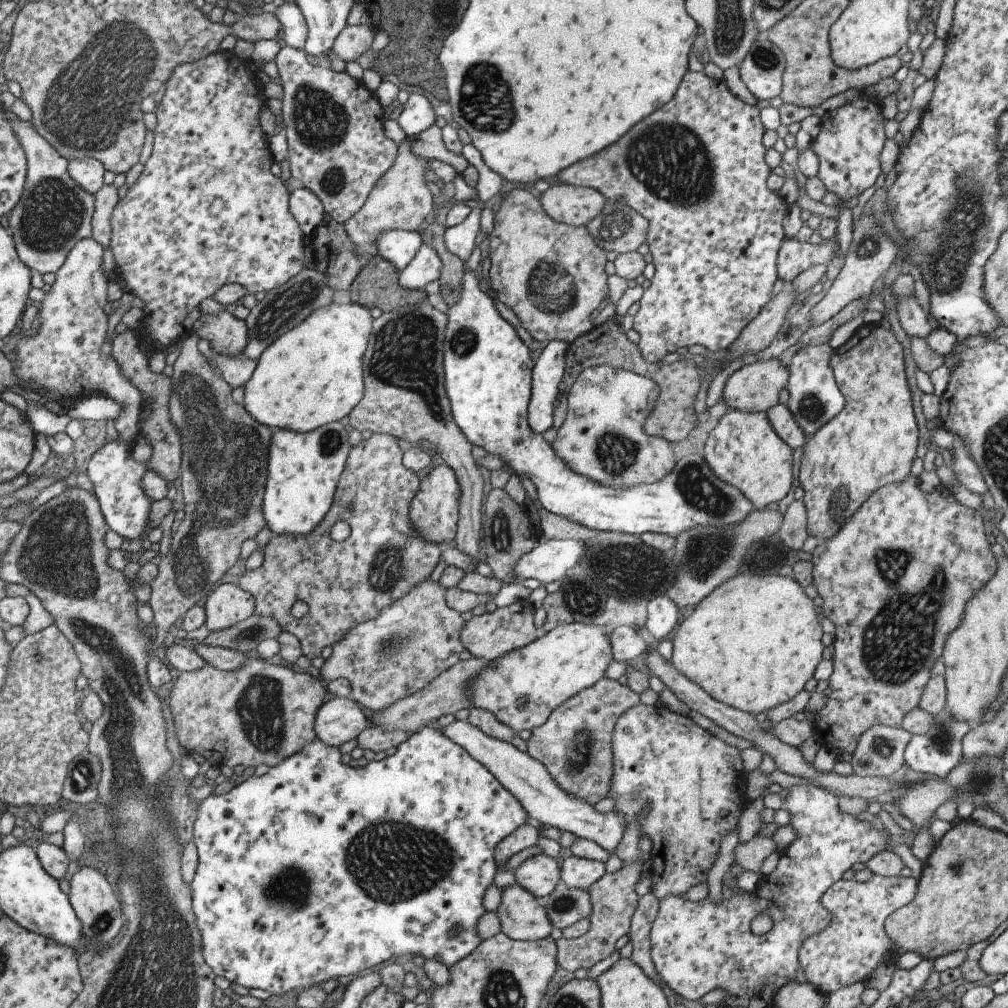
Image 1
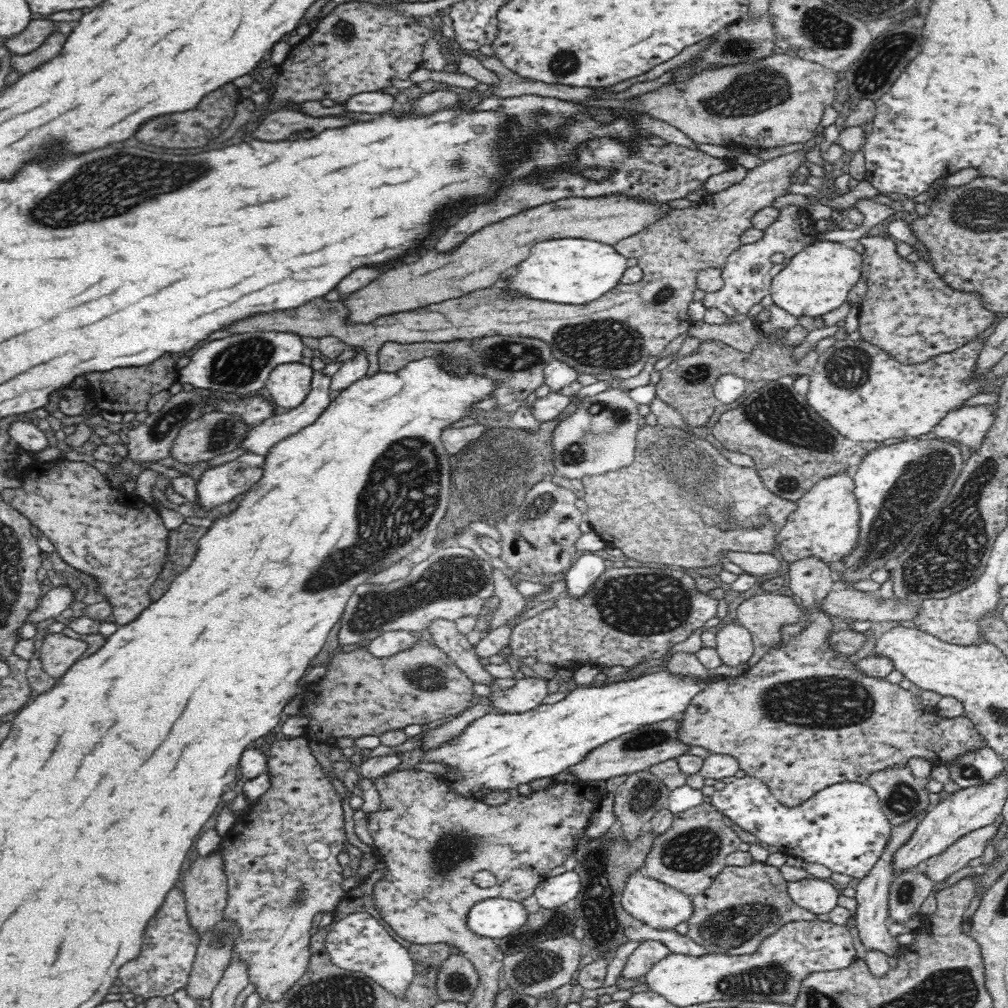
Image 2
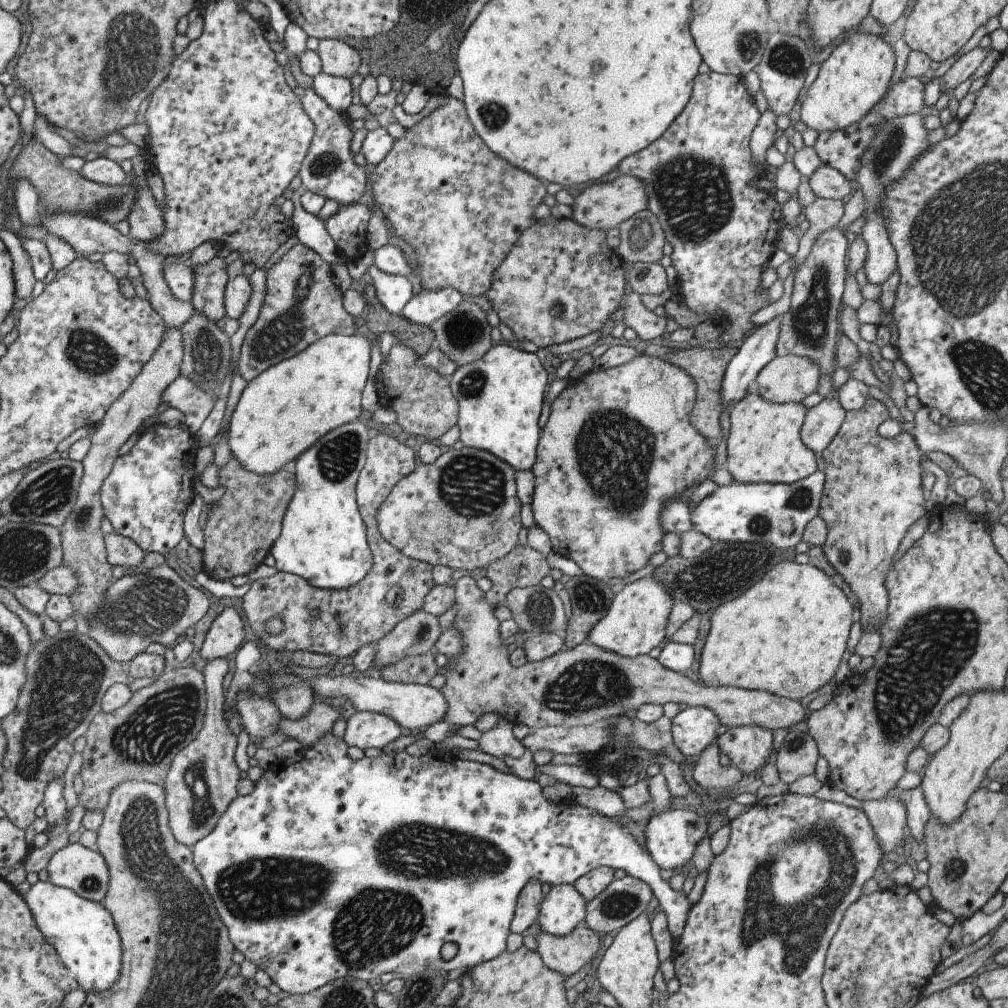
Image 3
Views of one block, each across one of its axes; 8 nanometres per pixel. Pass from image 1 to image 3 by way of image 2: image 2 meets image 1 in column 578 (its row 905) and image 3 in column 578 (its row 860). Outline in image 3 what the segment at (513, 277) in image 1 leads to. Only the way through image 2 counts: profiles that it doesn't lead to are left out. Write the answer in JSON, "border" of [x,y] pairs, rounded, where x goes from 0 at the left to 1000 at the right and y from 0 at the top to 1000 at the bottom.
{"border":[[[568,216],[561,217],[545,217],[543,219],[532,218],[523,227],[517,230],[514,238],[502,253],[502,256],[496,261],[496,264],[490,269],[486,288],[482,291],[484,298],[488,300],[487,304],[495,313],[497,319],[506,324],[511,334],[517,338],[525,337],[530,339],[530,343],[540,346],[548,341],[558,341],[558,339],[565,339],[565,337],[585,331],[596,326],[598,321],[605,315],[614,305],[619,304],[621,296],[621,280],[622,270],[618,265],[618,258],[613,254],[610,248],[605,247],[601,242],[601,230],[597,227],[582,227],[573,222]]]}

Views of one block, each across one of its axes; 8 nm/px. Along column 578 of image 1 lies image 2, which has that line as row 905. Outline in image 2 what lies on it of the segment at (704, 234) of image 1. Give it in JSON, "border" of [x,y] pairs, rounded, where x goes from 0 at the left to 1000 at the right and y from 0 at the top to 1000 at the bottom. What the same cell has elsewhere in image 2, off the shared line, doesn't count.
{"border":[[[171,881],[157,907],[146,917],[138,947],[125,954],[117,964],[117,969],[122,974],[121,981],[144,991],[172,987],[175,982],[183,981],[198,932],[198,926],[187,914],[184,886],[179,881]]]}

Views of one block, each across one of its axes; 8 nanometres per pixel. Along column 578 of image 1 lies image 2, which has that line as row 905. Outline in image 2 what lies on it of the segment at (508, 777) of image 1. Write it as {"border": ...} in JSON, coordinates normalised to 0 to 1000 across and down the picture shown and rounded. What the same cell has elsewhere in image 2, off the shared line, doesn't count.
{"border":[[[807,869],[781,875],[781,885],[786,894],[808,907],[821,907],[831,899],[833,885],[830,882],[819,872]]]}

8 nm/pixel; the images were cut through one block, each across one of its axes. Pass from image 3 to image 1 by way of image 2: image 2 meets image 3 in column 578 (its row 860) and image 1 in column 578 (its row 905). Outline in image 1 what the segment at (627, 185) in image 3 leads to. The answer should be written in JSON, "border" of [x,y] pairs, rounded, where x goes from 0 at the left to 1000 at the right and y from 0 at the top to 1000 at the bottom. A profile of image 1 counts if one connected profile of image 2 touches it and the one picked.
{"border":[[[558,182],[546,184],[535,197],[546,216],[565,224],[582,223],[602,200],[589,187]]]}

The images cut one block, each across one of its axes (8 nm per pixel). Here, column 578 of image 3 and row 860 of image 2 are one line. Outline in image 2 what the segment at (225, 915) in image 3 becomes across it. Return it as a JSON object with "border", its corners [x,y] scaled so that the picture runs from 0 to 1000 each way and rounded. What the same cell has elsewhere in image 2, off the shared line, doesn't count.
{"border":[[[739,769],[708,785],[705,797],[741,831],[747,830],[752,836],[774,841],[780,848],[852,872],[873,851],[886,818],[874,803],[870,786],[851,775],[824,778],[792,800],[780,801],[754,773]]]}

